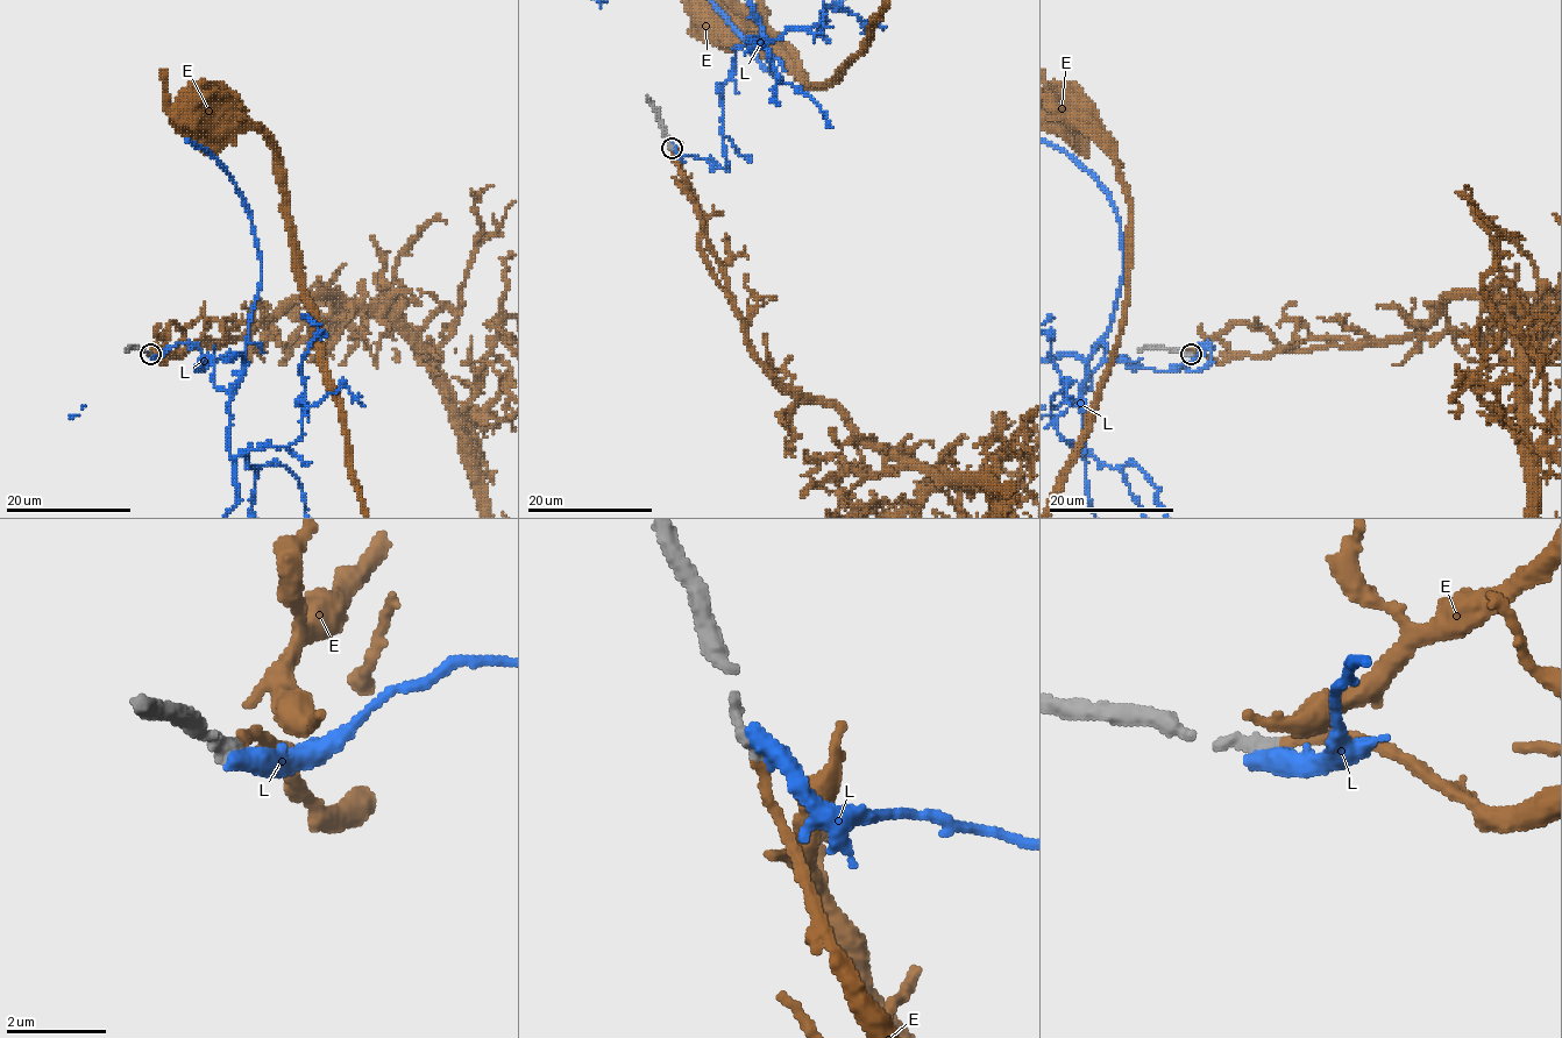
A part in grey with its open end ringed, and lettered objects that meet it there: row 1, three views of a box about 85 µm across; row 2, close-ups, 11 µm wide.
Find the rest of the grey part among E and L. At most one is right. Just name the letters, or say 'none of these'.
E

